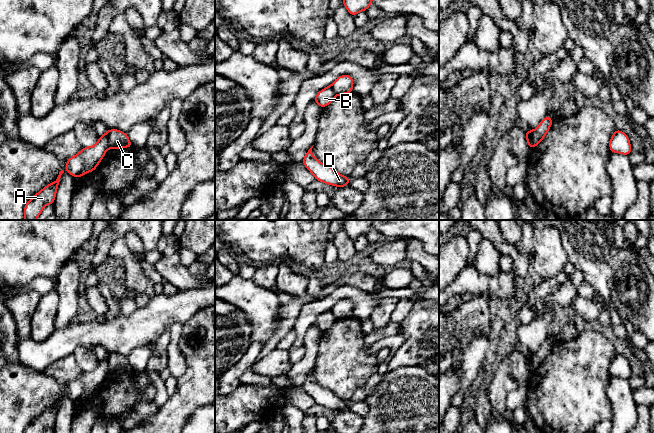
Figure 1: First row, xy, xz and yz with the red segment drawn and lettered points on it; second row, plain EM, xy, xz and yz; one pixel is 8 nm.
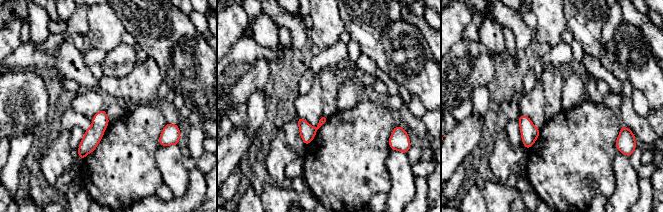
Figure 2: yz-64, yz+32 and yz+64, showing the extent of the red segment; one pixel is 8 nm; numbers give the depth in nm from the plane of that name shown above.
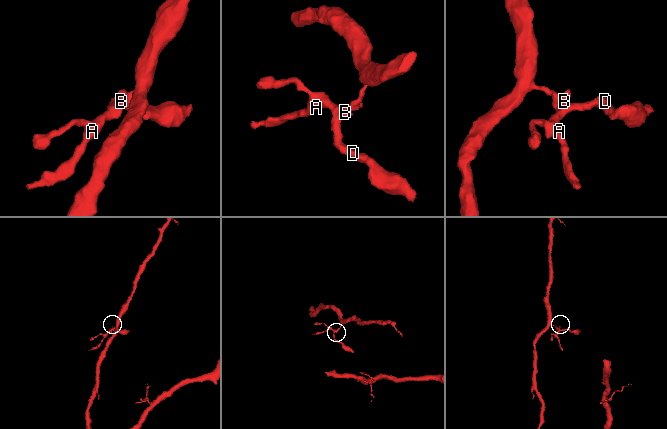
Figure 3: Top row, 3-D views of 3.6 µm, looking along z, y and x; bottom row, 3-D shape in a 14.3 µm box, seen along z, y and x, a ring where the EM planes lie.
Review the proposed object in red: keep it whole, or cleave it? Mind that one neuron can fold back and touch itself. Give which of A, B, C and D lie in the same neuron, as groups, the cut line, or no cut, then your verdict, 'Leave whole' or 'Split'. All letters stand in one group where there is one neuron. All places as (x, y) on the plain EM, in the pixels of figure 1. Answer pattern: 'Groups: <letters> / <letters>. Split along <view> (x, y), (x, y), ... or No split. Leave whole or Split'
Groups: A B D / C. Split along yz (532, 354), (532, 363), (529, 370). Split

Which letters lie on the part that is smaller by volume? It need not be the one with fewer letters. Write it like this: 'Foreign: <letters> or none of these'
Foreign: A, B, D

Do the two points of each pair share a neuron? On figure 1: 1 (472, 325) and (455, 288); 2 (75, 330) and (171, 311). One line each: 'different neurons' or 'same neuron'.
1: different neurons
2: same neuron

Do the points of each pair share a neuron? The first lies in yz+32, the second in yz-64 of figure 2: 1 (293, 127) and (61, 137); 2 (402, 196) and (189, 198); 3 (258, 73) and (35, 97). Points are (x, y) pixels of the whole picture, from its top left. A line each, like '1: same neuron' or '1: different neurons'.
1: different neurons
2: different neurons
3: same neuron

